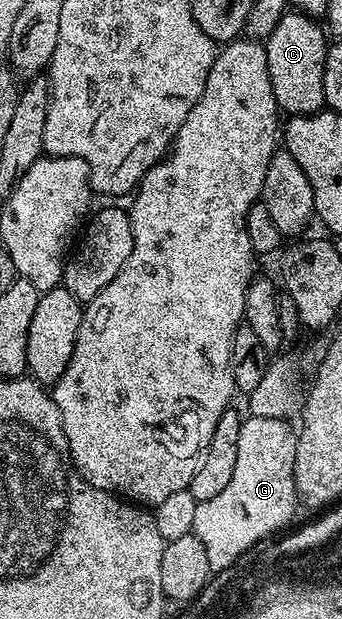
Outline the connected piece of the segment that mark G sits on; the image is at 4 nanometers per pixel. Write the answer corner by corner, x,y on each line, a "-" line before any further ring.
249,415
243,419
237,444
235,471
231,481
215,497
208,501
198,502
192,532
204,544
211,571
218,572
230,567
242,554
249,553
256,545
275,535
276,530
286,525
292,518
296,504
295,488
297,429
287,419
256,417

